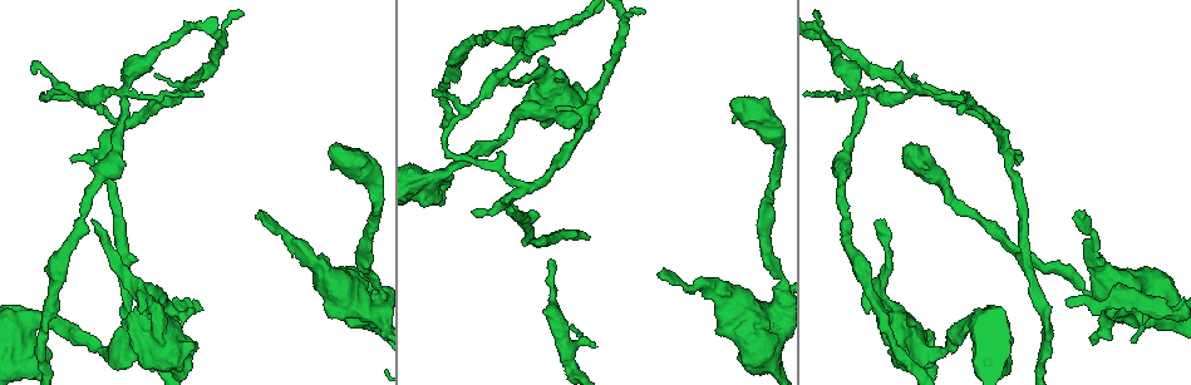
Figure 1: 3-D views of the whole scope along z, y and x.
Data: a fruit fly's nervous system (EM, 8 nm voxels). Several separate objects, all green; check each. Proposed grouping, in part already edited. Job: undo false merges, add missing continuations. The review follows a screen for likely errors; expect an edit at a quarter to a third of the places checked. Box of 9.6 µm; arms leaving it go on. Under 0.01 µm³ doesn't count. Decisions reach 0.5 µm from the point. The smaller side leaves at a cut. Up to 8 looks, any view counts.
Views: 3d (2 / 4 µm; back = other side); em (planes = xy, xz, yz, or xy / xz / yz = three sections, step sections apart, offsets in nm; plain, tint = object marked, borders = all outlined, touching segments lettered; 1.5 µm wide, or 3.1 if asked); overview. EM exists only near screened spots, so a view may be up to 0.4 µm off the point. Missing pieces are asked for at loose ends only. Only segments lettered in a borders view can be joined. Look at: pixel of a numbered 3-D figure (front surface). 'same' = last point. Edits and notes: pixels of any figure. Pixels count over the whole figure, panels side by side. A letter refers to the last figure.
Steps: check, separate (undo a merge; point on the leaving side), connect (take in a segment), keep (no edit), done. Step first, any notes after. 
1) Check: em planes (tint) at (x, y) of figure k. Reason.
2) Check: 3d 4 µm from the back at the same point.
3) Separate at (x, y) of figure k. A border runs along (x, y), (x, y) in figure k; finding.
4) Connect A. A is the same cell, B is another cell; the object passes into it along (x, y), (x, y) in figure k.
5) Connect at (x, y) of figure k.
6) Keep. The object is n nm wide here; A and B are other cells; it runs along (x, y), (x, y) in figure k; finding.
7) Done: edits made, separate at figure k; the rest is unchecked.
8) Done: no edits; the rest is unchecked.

Check: em planes (tint) at (449, 182) of figure 1. Touches itself.

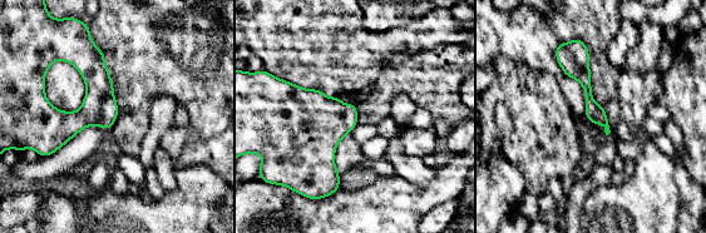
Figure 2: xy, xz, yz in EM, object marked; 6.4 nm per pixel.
Check: em planes (borders) at the same point.

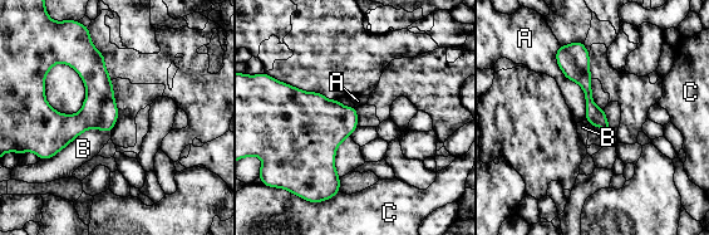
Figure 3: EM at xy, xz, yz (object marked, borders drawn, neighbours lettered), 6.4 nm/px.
Keep. The longest contact is with A, 500 nm; A, B and C are other cells; a border runs along (111, 131), (84, 130), (40, 160) in figure 3; continuous, no second cell.

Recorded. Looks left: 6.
Check: em planes (tint) at (1132, 342) of figure 1. Branch stops here.

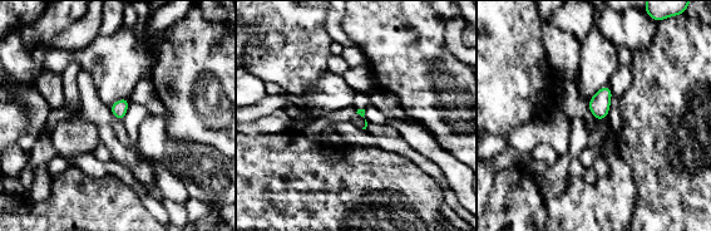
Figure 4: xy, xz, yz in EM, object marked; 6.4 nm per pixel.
Check: em planes (borders) at the same point. What lies round it.

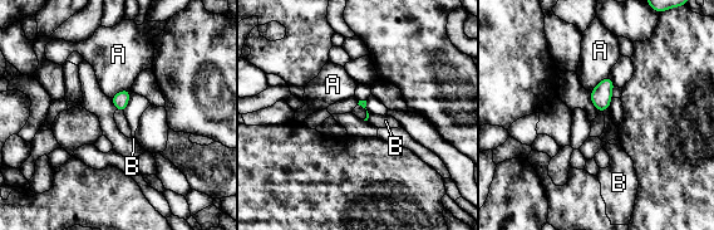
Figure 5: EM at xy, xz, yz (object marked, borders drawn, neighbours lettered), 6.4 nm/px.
Keep. The longest contact is with A, 150 nm; A and B are other cells; a border runs along (129, 88), (123, 88), (109, 97) in figure 5; no lettered segment goes on from it.

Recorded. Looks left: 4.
Check: em planes (plain) at (493, 70) of figure 1. Branch stops here.

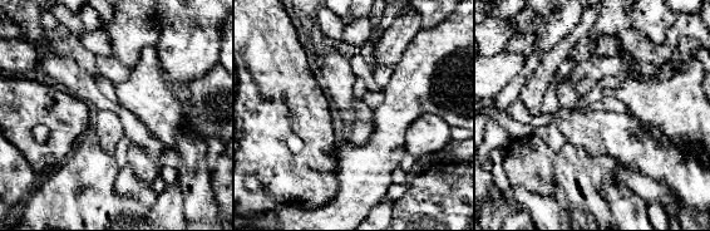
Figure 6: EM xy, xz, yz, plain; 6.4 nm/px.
Check: em planes (tint) at the same point.

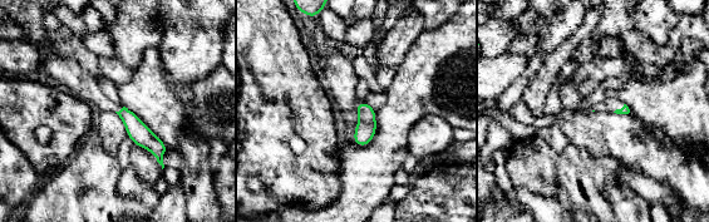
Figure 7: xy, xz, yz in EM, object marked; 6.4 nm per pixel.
Check: em planes (borders) at the same point.

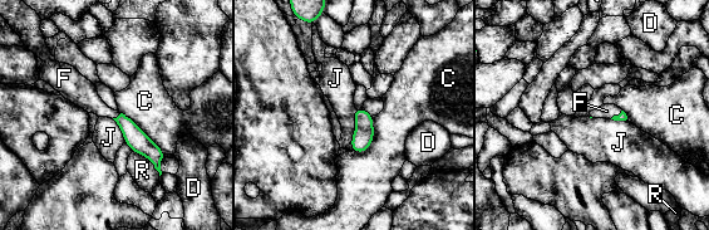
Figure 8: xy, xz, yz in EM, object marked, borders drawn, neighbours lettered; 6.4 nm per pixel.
Connect F. The longest contact is with C, 260 nm; F is the same cell, C, D, J and R are other cells; the object passes into it along (623, 116), (616, 116), (606, 111) in figure 8; the cell continues.

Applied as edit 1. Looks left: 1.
Done: edits made, connect at figure 8; the rest is unchecked.

